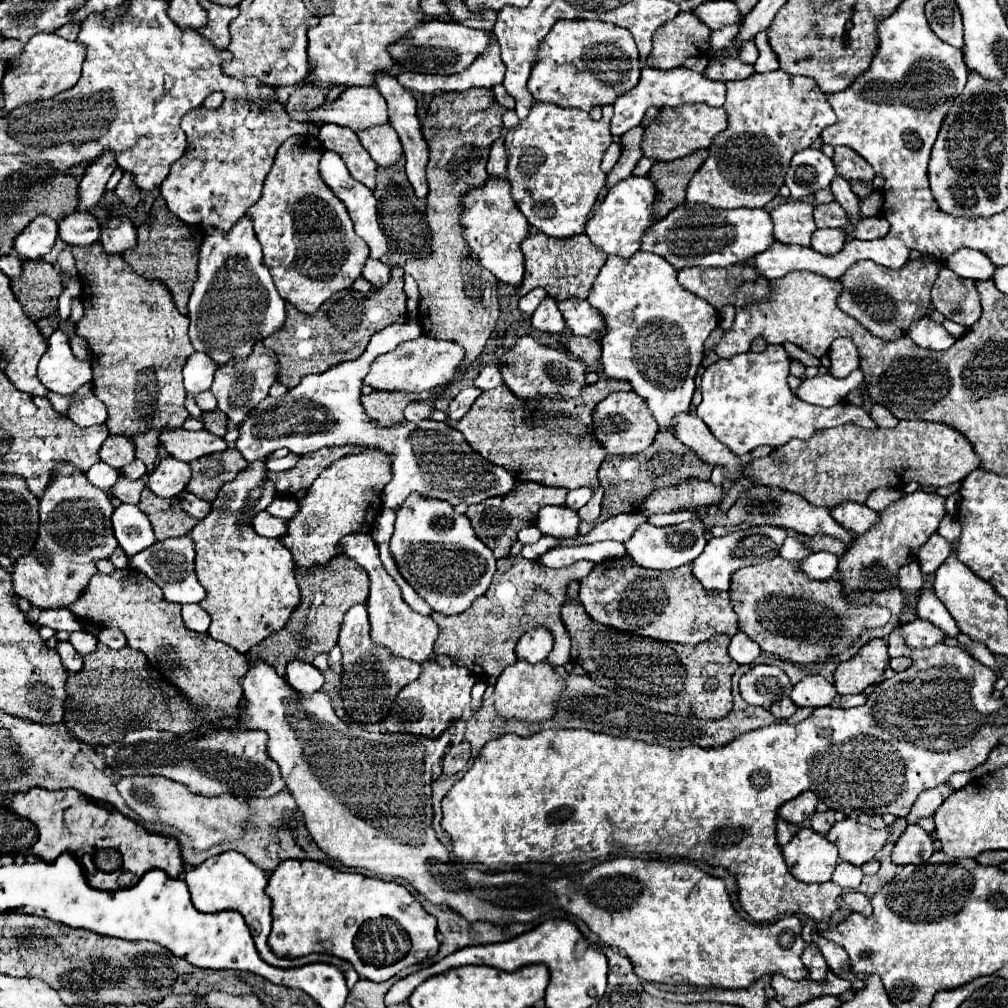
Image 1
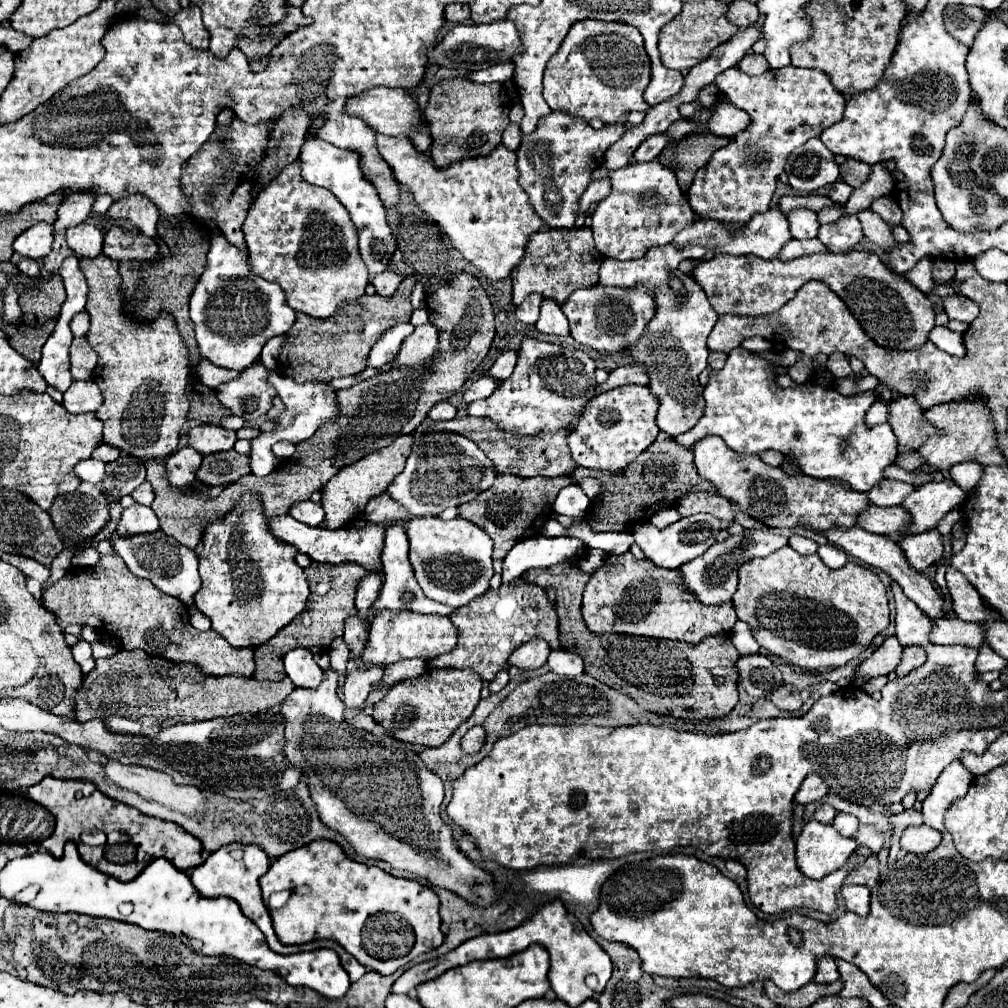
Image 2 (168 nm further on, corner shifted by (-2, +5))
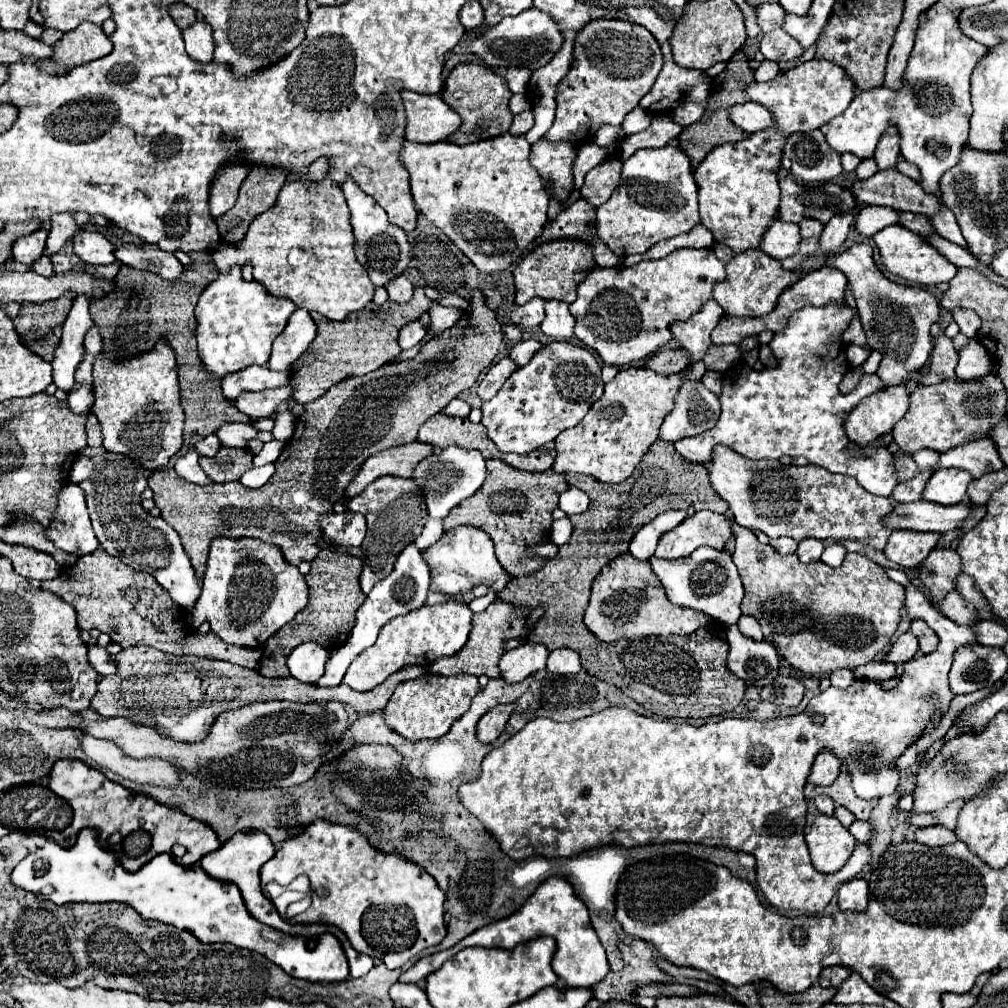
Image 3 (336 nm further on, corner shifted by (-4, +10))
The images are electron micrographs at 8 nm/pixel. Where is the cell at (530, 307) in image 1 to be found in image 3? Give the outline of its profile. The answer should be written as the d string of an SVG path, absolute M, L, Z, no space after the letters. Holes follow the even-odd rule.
M532 299L528 301L526 305L520 305L520 307L514 307L512 309L512 321L516 325L522 325L526 329L532 329L532 327L538 327L544 319L544 299Z

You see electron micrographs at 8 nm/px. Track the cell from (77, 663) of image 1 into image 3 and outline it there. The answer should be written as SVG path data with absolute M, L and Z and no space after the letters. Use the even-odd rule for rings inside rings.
M90 645L90 651L88 651L88 659L90 659L90 665L100 673L100 675L114 675L116 673L116 663L112 659L112 655L98 647L98 645Z

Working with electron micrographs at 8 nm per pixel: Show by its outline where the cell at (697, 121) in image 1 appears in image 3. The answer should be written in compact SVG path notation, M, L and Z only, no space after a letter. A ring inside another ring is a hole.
M752 101L732 107L730 119L736 127L742 127L742 131L746 133L758 133L774 127L774 115L764 105Z

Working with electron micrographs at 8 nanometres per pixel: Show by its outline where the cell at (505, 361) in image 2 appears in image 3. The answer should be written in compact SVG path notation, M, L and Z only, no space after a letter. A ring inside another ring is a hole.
M530 339L530 341L520 341L520 343L516 343L516 345L512 347L510 357L512 357L516 363L520 363L520 367L522 367L522 365L526 365L542 347L544 347L544 345L542 345L540 341L534 341L534 339Z

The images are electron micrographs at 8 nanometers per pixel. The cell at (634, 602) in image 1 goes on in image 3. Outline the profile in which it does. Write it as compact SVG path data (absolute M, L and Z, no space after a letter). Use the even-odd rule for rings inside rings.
M622 553L600 571L600 575L594 579L590 605L584 613L588 631L604 643L614 643L620 639L642 639L648 635L690 635L710 621L712 619L700 611L674 607L666 599L662 585L654 579L652 567L634 559L630 553Z

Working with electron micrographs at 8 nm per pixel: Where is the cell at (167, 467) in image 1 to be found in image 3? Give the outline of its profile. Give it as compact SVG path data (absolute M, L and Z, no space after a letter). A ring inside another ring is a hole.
M208 435L208 437L204 437L200 443L196 443L196 451L198 451L200 455L206 455L206 457L216 455L218 449L220 449L220 439L218 439L218 435Z

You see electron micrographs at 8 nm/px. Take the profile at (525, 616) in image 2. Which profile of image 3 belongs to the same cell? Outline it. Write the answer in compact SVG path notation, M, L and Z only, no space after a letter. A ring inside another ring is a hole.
M494 601L490 603L490 607L478 615L474 615L472 619L472 631L470 637L466 641L466 645L450 657L438 659L430 665L430 671L436 675L458 675L458 673L468 673L474 677L486 675L486 677L498 677L498 661L504 655L504 643L510 639L520 639L526 637L530 633L530 629L526 627L526 609L518 611L518 607L510 605L510 603L502 603L502 601Z

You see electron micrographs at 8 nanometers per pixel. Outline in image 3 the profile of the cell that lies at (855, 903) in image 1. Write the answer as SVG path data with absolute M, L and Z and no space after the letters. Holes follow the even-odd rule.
M864 879L846 881L838 889L838 905L840 905L840 909L852 909L852 911L866 909L866 905L868 905L868 883Z

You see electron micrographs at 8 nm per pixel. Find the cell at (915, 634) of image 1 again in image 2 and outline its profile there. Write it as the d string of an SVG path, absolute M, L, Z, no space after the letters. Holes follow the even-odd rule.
M934 618L928 640L932 644L962 644L978 648L984 644L984 634L976 622L964 622L960 618Z

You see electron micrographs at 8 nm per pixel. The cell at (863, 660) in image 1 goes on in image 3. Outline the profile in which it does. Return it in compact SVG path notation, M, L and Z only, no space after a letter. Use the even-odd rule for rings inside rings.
M908 631L908 633L902 633L900 637L898 637L898 641L892 645L892 649L890 649L890 653L886 655L886 659L890 661L890 663L904 663L904 661L910 661L916 653L918 653L918 639L916 639L916 635L912 633L912 631Z

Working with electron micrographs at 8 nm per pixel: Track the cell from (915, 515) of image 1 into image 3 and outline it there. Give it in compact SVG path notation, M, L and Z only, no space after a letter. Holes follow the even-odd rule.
M938 469L930 483L926 485L924 499L940 505L954 505L964 501L966 487L972 481L972 475L964 469Z

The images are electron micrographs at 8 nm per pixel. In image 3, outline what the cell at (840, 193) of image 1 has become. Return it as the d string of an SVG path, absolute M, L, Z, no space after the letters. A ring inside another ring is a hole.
M892 225L886 227L882 231L878 231L874 235L874 243L880 251L880 259L884 263L884 267L892 273L898 275L906 281L918 283L918 285L926 285L926 287L934 287L938 283L948 283L956 273L958 267L954 267L942 253L938 253L928 241L924 241L918 233L902 227L902 225Z

